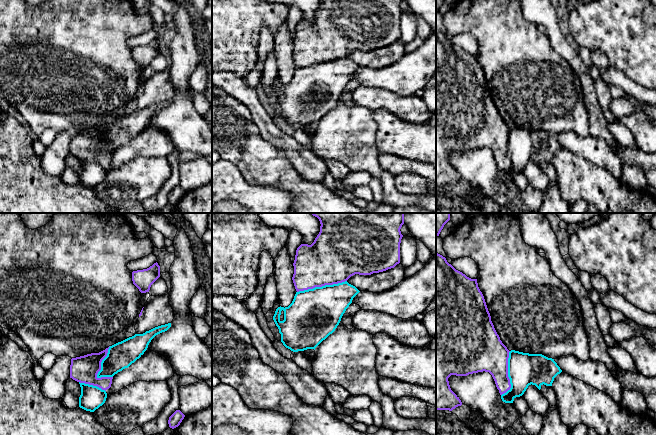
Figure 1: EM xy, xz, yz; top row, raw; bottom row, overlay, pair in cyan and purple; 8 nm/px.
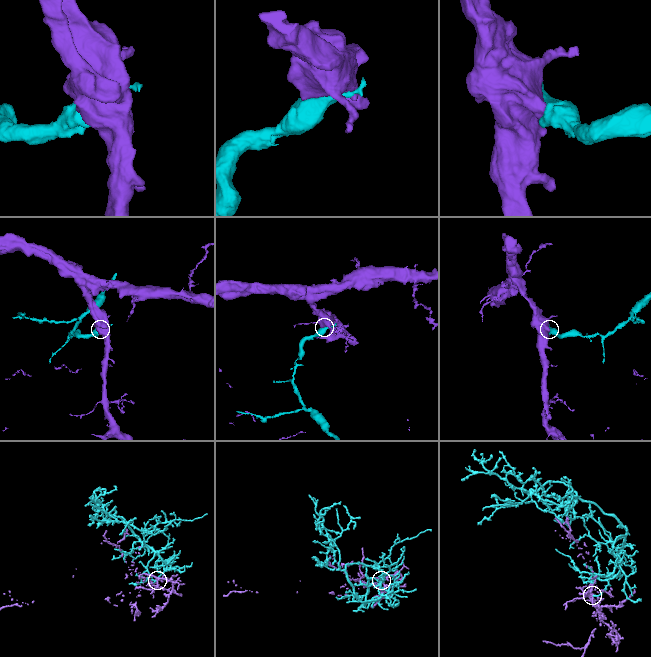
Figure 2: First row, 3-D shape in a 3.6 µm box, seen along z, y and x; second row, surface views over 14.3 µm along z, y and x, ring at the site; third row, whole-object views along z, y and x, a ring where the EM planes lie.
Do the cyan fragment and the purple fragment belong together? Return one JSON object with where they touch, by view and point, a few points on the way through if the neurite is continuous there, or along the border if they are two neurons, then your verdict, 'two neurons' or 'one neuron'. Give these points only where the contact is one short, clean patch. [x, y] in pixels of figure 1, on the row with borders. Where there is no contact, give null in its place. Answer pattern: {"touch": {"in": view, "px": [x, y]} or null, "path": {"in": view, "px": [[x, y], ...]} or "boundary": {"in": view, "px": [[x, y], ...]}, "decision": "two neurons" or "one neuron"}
{"touch": {"in": "xz", "px": [322, 286]}, "decision": "two neurons"}

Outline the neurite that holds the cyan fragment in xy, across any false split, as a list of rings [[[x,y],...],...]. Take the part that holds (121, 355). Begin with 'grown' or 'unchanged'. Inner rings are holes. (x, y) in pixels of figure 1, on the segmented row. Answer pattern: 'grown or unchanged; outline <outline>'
unchanged; outline [[[171,323],[161,325],[110,346],[107,356],[101,362],[101,370],[98,372],[97,378],[113,377],[128,368],[144,354],[156,335],[167,331],[170,327]]]

